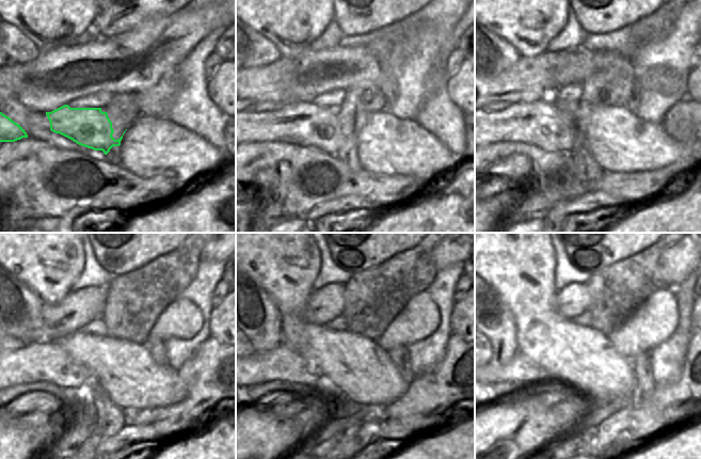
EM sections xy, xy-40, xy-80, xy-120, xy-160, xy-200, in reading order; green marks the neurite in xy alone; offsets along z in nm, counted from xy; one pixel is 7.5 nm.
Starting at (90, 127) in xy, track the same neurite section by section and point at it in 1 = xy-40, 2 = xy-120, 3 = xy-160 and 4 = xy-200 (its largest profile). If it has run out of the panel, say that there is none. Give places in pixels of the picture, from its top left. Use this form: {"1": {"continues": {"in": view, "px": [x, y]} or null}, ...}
{"1": {"continues": {"in": "xy-40", "px": [304, 124]}}, "2": {"continues": {"in": "xy-120", "px": [49, 362]}}, "3": {"continues": {"in": "xy-160", "px": [281, 364]}}, "4": {"continues": {"in": "xy-200", "px": [520, 368]}}}

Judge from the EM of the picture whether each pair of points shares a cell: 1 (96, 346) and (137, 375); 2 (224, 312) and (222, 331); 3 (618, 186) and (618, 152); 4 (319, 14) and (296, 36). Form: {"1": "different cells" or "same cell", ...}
{"1": "same cell", "2": "same cell", "3": "different cells", "4": "same cell"}

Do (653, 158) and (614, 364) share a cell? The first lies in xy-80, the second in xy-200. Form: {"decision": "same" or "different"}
{"decision": "same"}

